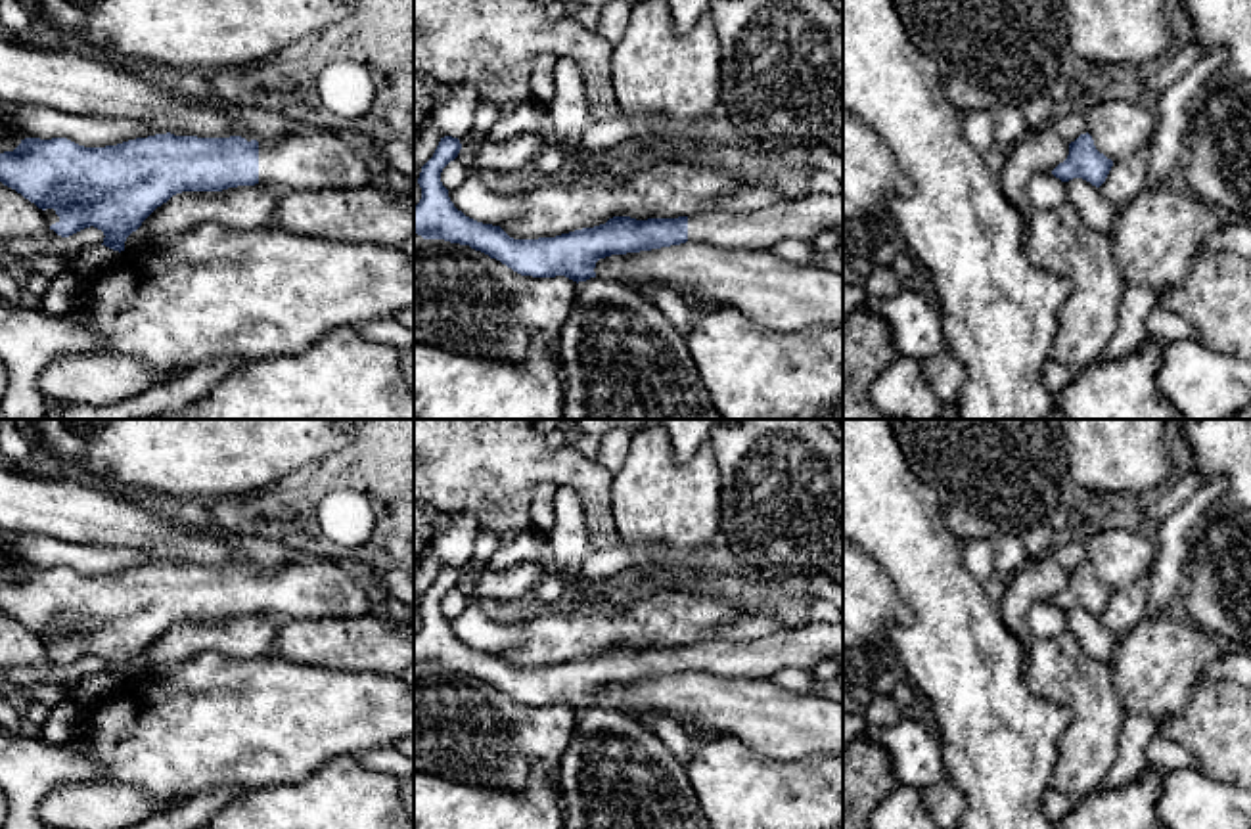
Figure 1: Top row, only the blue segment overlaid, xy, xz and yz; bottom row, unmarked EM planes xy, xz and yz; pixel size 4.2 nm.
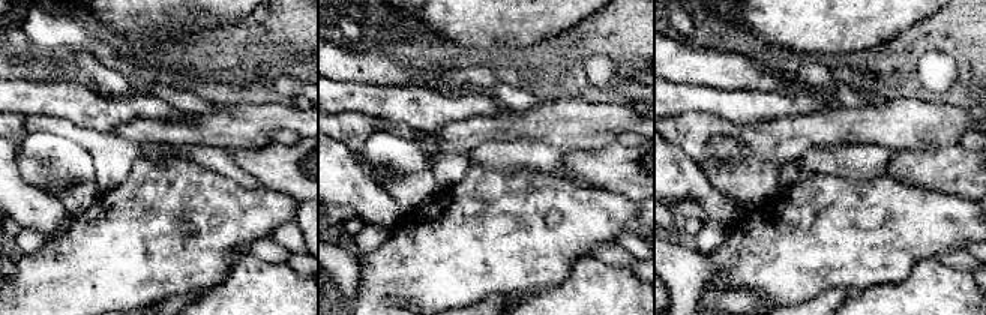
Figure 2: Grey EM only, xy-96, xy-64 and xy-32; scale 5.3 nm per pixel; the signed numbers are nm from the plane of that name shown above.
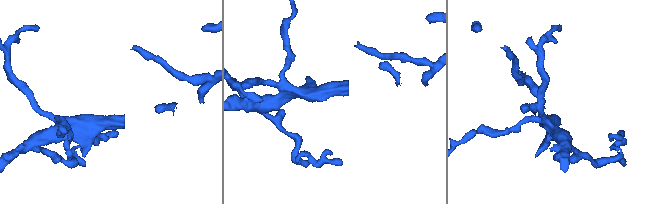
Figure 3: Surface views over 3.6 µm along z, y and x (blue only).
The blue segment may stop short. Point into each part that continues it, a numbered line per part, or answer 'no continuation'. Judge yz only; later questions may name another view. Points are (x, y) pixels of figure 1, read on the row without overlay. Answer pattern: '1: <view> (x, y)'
no continuation

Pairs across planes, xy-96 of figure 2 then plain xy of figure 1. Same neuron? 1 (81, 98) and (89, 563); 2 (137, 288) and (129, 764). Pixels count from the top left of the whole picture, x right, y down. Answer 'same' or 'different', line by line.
1: same
2: same

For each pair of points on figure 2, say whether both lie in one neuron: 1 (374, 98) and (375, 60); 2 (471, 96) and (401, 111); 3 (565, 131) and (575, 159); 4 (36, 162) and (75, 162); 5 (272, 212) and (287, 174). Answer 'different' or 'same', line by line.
1: different
2: same
3: different
4: same
5: different

